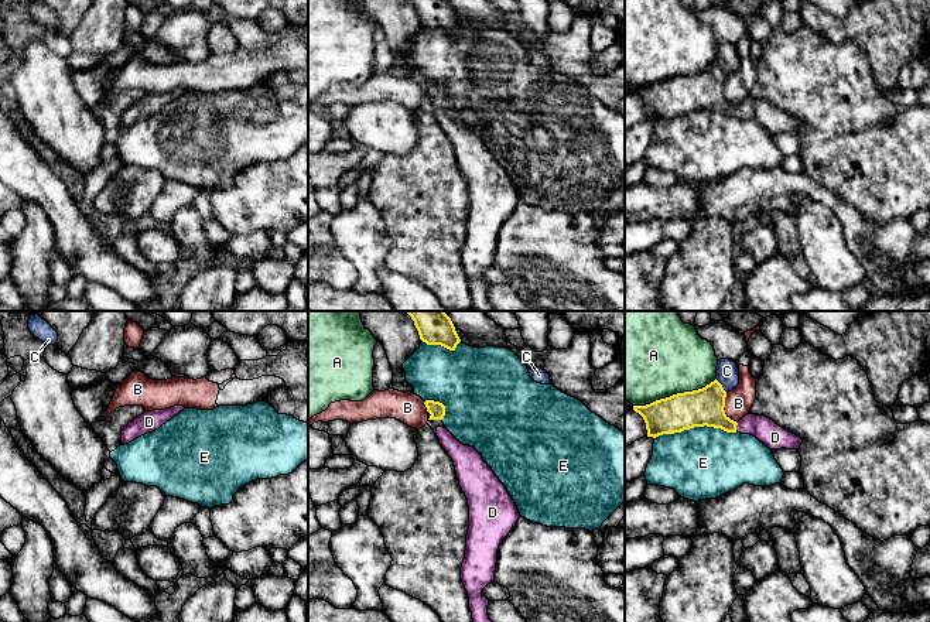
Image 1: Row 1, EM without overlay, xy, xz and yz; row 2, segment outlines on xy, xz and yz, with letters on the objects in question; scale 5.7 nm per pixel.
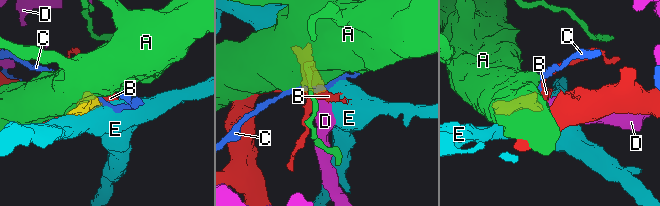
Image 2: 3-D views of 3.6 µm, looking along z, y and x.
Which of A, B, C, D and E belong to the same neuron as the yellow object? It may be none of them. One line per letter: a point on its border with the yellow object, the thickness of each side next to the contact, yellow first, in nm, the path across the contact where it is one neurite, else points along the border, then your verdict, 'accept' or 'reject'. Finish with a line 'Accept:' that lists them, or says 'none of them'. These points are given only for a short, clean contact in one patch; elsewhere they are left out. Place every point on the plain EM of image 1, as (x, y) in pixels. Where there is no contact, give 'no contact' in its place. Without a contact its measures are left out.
A: yz (674, 78) | 220/480 nm | reject
B: yz (722, 92) | 220/150 nm | reject
C: yz (721, 69) | 220/130 nm | along yz (715, 62), (727, 75) | reject
D: yz (735, 110) | 220/140 nm | across yz (700, 91), (735, 110), (762, 110), (775, 120) | accept
E: yz (696, 109) | 220/420 nm | reject
Accept: D

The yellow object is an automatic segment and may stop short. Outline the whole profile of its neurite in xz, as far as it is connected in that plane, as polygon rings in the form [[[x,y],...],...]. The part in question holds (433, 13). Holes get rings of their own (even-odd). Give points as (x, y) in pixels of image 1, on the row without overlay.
[[[411,0],[420,23],[427,28],[441,28],[455,34],[461,25],[449,0]]]

